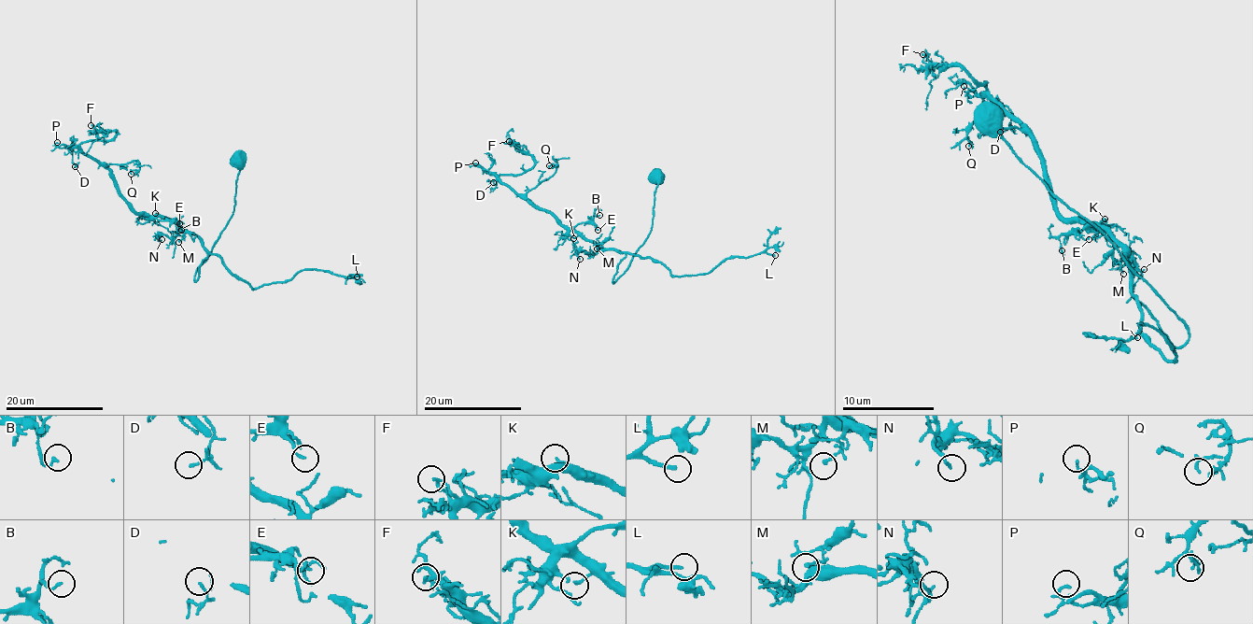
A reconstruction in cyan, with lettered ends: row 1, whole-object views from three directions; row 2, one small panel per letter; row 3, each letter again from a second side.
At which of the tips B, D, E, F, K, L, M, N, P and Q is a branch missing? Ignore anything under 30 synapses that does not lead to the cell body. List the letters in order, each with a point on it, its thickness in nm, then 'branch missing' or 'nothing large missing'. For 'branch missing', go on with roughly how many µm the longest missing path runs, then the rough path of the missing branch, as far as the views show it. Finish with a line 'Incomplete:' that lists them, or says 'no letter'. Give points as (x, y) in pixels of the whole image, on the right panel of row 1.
B: (1062, 250) | 130 nm | nothing large missing
D: (1000, 132) | 110 nm | nothing large missing
E: (1089, 239) | 90 nm | nothing large missing
F: (922, 54) | 120 nm | nothing large missing
K: (1105, 219) | 160 nm | nothing large missing
L: (1137, 337) | 190 nm | branch missing | 15 µm | (1137, 337), (1189, 376)
M: (1123, 274) | 160 nm | nothing large missing
N: (1144, 269) | 180 nm | nothing large missing
P: (964, 86) | 140 nm | nothing large missing
Q: (968, 146) | 160 nm | nothing large missing
Incomplete: L

